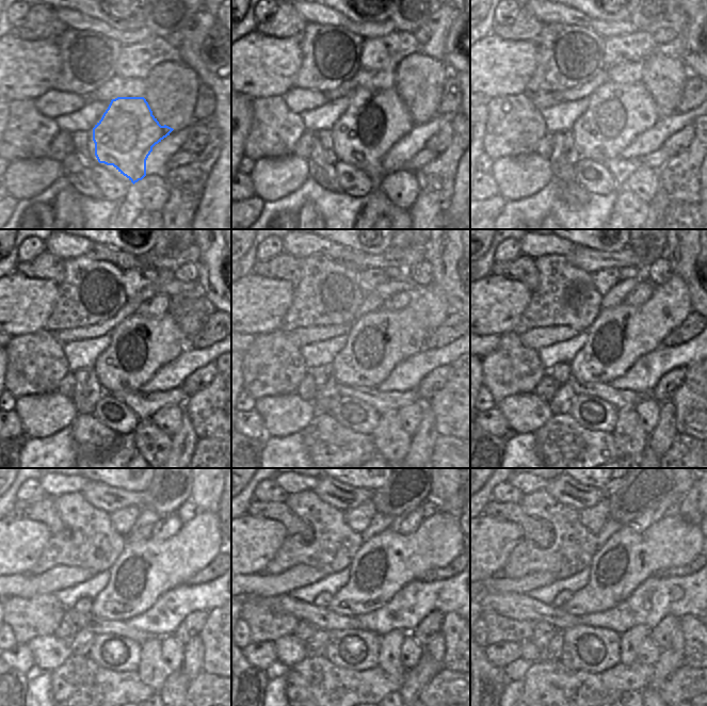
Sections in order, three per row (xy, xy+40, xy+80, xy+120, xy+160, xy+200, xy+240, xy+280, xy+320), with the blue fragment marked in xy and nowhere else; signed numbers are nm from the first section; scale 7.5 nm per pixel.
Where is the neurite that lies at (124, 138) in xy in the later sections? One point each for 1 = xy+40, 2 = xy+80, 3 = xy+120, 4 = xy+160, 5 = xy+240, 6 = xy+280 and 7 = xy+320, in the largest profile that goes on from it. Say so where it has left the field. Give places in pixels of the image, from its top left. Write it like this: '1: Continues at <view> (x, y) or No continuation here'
1: Continues at xy+40 (374, 121)
2: Continues at xy+80 (617, 113)
3: Continues at xy+120 (140, 346)
4: Continues at xy+160 (378, 341)
5: Continues at xy+240 (144, 570)
6: Continues at xy+280 (383, 565)
7: Continues at xy+320 (628, 558).

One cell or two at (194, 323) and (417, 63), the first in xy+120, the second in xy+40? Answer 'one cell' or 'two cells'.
one cell

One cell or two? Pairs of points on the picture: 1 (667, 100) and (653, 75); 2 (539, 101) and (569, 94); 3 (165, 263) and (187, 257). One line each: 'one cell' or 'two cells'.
1: one cell
2: two cells
3: one cell

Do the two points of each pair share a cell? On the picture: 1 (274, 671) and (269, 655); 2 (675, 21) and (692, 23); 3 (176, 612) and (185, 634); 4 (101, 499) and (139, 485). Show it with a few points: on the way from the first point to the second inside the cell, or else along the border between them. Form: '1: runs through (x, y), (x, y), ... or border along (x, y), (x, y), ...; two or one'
1: border along (276, 660), (264, 670); two
2: border along (683, 11), (685, 13), (684, 47); two
3: border along (203, 610), (192, 611), (173, 634); two
4: border along (102, 482), (128, 491), (147, 490); two

